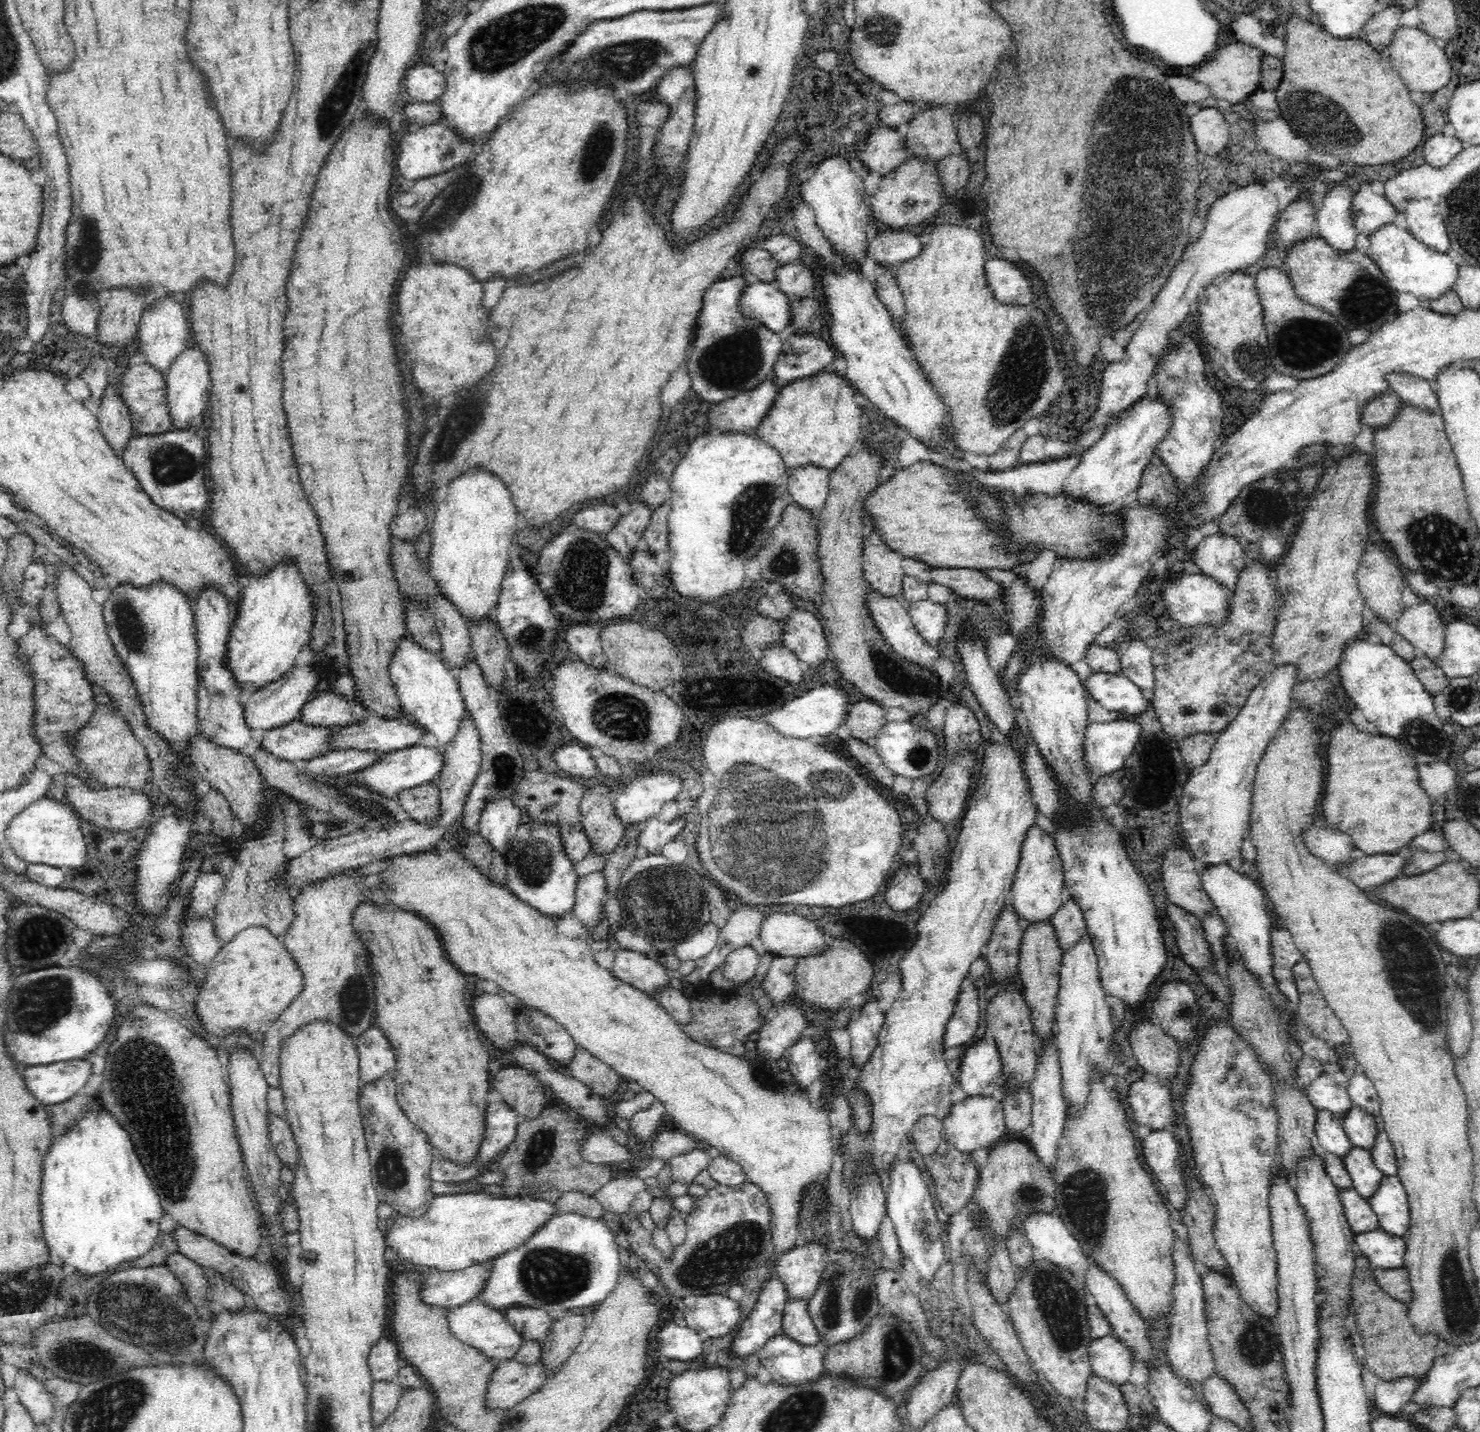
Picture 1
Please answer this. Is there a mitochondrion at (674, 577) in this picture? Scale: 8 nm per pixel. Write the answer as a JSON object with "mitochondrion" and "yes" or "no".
{"mitochondrion":"no"}

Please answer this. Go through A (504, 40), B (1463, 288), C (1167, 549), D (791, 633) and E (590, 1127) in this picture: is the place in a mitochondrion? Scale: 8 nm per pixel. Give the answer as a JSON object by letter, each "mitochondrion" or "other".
{"A":"mitochondrion","B":"other","C":"other","D":"other","E":"other"}

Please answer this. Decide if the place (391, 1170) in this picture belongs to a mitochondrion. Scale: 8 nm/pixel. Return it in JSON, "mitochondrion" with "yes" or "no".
{"mitochondrion":"yes"}

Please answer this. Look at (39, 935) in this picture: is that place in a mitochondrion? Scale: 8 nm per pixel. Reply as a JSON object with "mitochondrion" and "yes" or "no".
{"mitochondrion":"yes"}

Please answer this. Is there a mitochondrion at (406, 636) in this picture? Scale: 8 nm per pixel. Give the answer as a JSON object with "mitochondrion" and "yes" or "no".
{"mitochondrion":"no"}

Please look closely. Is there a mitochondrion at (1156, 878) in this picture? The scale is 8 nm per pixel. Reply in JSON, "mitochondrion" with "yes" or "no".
{"mitochondrion":"no"}

